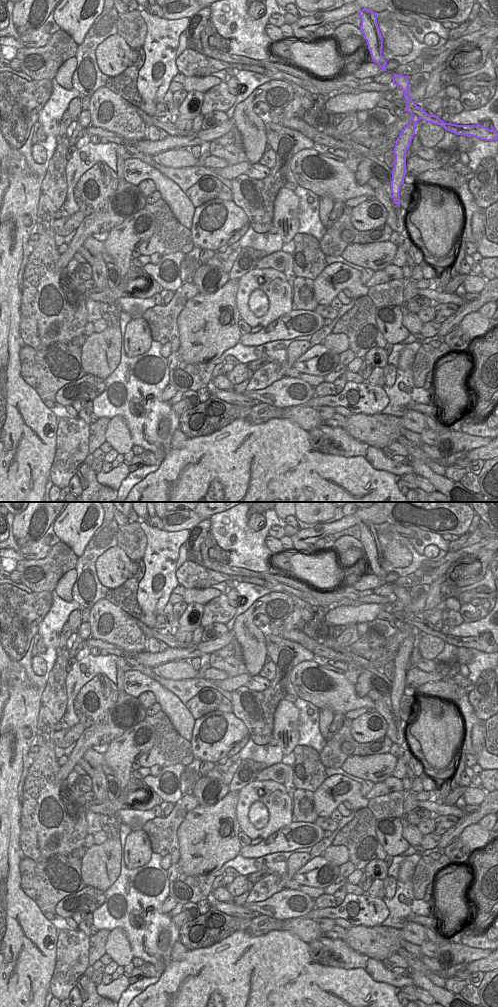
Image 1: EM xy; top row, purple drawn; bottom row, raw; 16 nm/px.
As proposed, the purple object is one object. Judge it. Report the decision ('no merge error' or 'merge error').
merge error

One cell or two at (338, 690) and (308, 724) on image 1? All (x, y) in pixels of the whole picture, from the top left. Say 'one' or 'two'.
two

